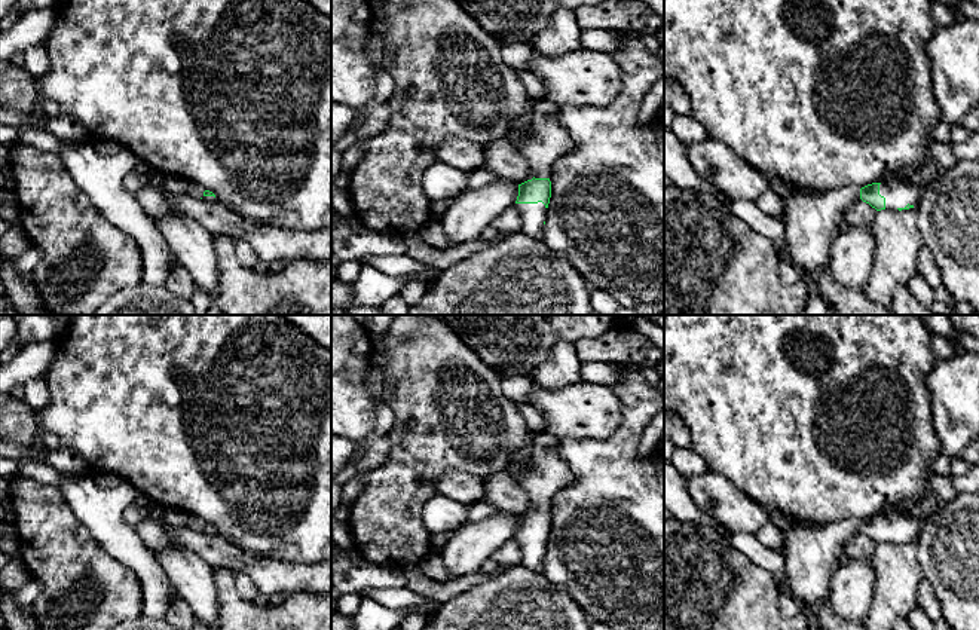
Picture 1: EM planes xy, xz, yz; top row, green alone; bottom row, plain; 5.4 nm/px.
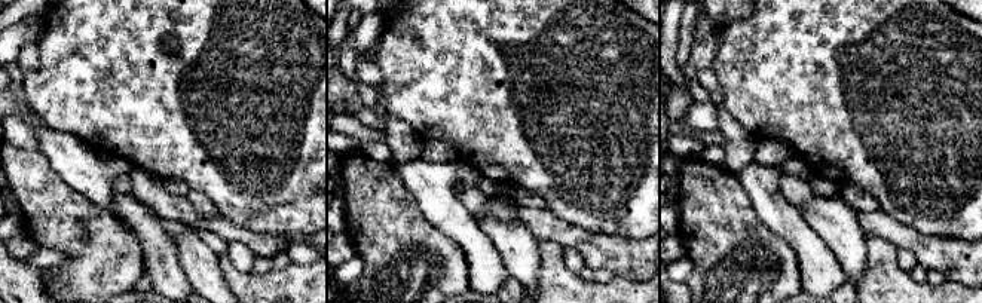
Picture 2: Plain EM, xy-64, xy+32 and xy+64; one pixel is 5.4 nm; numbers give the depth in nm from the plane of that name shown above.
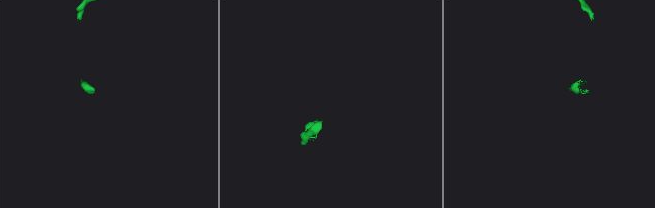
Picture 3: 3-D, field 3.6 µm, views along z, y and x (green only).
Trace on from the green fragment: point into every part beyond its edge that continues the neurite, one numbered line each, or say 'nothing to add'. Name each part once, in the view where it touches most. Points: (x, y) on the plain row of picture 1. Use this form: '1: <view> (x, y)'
1: xy (198, 523)
2: xz (532, 549)

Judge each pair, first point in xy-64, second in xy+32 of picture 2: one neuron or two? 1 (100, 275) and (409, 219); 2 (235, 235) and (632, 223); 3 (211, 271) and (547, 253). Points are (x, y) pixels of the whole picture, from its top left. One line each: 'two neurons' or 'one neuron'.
1: one neuron
2: two neurons
3: two neurons

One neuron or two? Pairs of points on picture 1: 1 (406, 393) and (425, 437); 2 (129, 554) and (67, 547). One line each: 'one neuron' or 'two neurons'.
1: one neuron
2: two neurons

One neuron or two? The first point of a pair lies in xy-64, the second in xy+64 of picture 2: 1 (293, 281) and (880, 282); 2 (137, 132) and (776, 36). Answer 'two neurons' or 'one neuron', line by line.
1: one neuron
2: one neuron

